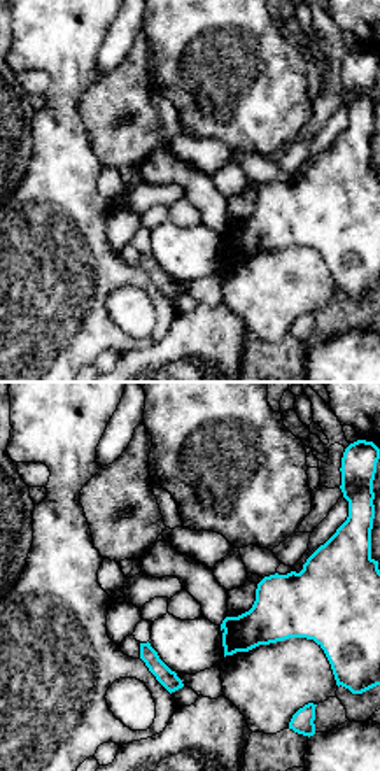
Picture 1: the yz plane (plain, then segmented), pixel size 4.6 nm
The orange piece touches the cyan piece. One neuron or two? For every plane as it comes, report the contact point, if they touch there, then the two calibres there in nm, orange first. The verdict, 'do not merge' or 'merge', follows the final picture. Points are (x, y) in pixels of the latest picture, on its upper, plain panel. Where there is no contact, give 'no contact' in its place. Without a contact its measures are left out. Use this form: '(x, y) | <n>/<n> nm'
no contact

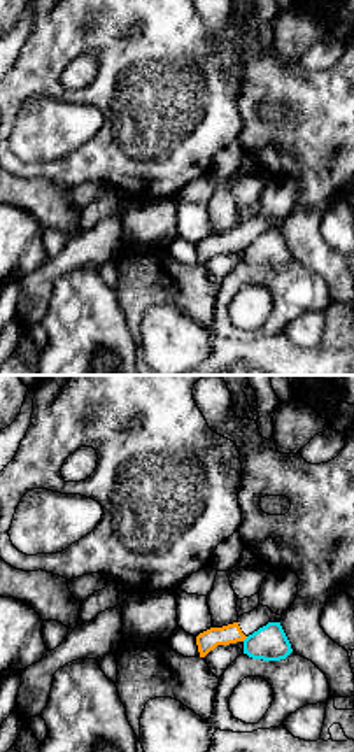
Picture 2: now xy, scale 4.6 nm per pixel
(244, 246) | 90/160 nm

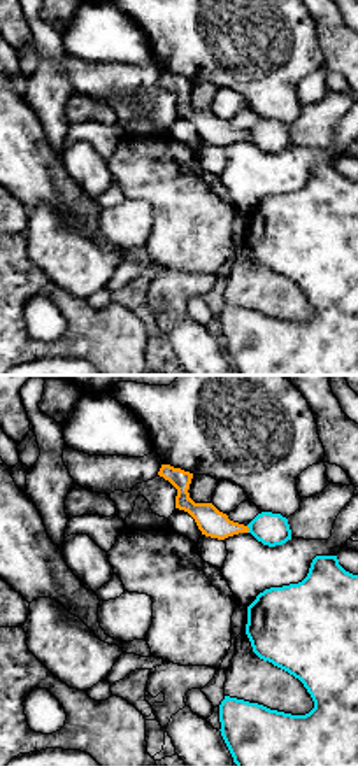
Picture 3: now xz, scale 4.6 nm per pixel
(248, 137) | 130/150 nm

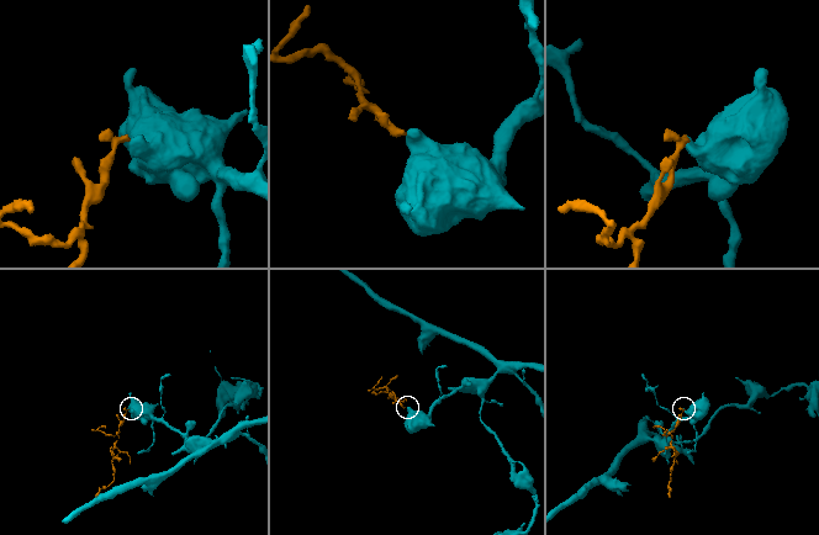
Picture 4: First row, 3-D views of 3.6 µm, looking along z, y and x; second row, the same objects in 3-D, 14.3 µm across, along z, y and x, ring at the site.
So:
do not merge

